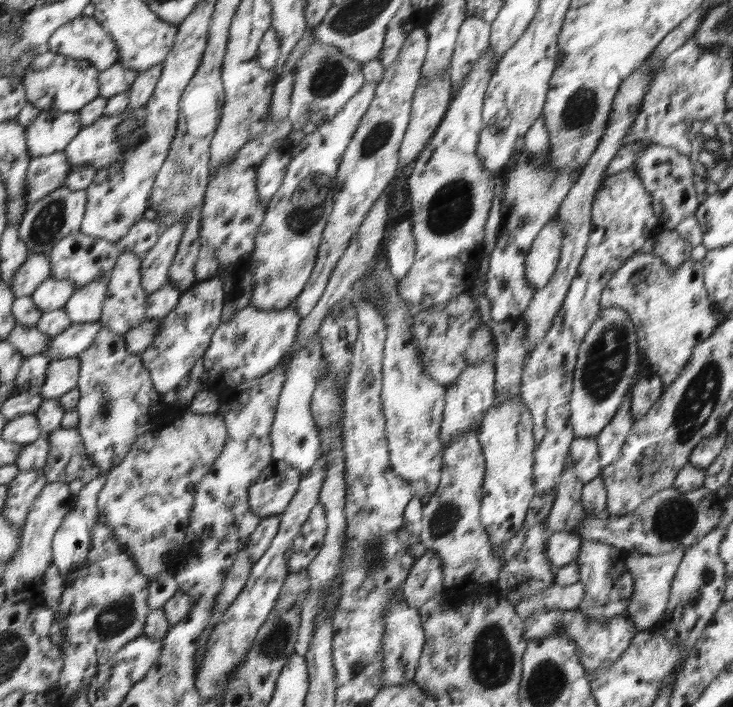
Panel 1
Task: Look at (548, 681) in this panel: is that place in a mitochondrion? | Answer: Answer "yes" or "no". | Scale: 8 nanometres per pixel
yes

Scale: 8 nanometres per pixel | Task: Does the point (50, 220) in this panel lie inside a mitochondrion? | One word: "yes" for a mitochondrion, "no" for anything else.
yes

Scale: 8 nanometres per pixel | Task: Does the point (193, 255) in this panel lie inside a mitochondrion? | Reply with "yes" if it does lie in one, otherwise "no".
no

